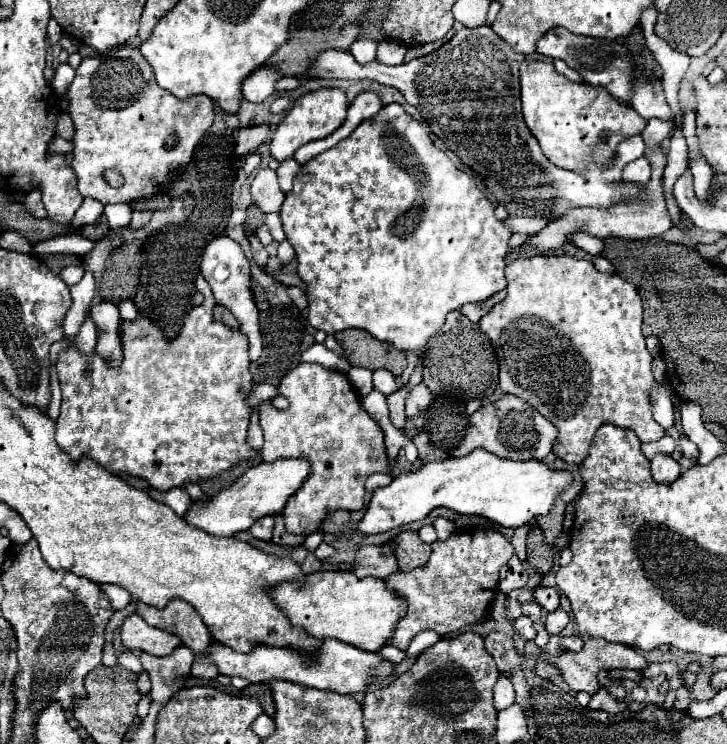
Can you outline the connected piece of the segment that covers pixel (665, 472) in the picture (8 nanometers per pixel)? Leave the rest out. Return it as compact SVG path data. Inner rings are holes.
M655 455L651 459L651 475L657 483L673 483L681 475L679 463L671 455Z

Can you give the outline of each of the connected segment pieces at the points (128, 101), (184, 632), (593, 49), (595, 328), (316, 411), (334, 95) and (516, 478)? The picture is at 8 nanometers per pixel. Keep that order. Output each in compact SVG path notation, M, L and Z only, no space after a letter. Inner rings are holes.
M129 45L97 57L85 57L59 105L61 111L71 115L75 127L73 169L79 179L79 193L99 199L103 205L143 201L165 193L177 173L189 165L197 143L215 117L213 101L207 95L177 99L157 87L145 57ZM169 137L175 139L173 147L167 145ZM107 171L121 173L123 185L111 187L105 181Z
M171 599L163 609L149 607L141 601L133 603L135 603L135 613L145 617L149 625L177 633L193 653L205 653L211 633L189 603L185 603L183 599Z
M555 27L555 29L547 31L543 35L543 39L537 43L537 53L543 53L553 59L563 59L569 67L573 67L583 77L583 81L587 81L591 85L603 85L615 99L629 101L643 119L651 119L651 117L673 119L673 113L665 101L663 79L657 77L655 73L647 75L645 69L637 69L635 61L631 57L631 51L617 41L603 41L601 45L597 45L597 43L585 45L571 31L563 29L563 27Z
M537 255L537 257L529 257L529 259L517 259L513 263L509 263L505 267L505 277L507 277L507 297L497 303L487 315L481 317L479 327L481 331L491 339L495 353L497 353L497 361L499 361L499 387L503 393L515 395L523 401L527 401L531 407L535 407L545 419L549 419L557 429L559 435L553 443L553 453L567 461L567 463L581 463L587 455L589 455L589 447L593 443L595 431L605 425L605 423L613 423L617 427L625 427L637 433L637 437L641 439L641 443L647 441L657 441L665 435L665 429L653 419L653 399L651 399L651 391L653 387L665 387L663 381L659 383L653 373L651 373L651 353L645 347L645 337L641 333L641 325L643 325L643 301L637 293L637 289L627 283L625 279L621 279L619 275L609 275L609 273L601 273L593 267L591 261L583 261L583 259L575 259L575 257L547 257L547 255Z
M299 363L293 371L289 371L281 383L277 385L277 395L285 397L289 401L289 407L285 411L277 409L271 399L261 403L261 415L259 423L265 433L265 443L261 447L261 459L263 461L277 461L277 459L307 459L311 465L309 479L289 497L289 503L285 505L283 517L285 527L293 535L311 535L315 531L321 531L321 523L325 517L337 509L345 511L359 511L365 505L365 481L371 473L391 473L393 463L389 461L389 455L385 451L385 433L379 427L379 423L365 411L361 405L357 389L351 385L347 375L341 375L341 371L329 371L327 367L321 367L319 363Z
M319 89L319 91L305 93L303 97L299 97L295 101L293 109L279 123L279 127L271 139L271 145L269 145L271 157L275 157L277 161L283 161L287 157L293 157L293 153L301 145L331 135L345 121L345 113L347 113L347 99L341 89Z
M475 449L467 457L427 463L415 473L401 473L387 487L373 493L359 531L373 535L423 519L431 509L443 505L461 515L483 515L501 527L523 527L539 515L549 515L555 501L573 485L573 473L551 469L543 461L515 461L497 457L485 449Z

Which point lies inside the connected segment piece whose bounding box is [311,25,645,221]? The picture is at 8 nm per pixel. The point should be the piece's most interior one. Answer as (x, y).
(468, 90)

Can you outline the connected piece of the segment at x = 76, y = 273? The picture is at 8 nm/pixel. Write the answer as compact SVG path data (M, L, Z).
M71 265L71 267L65 267L65 269L61 269L61 273L59 273L59 277L67 283L67 285L75 285L81 277L83 277L83 267L81 265Z

